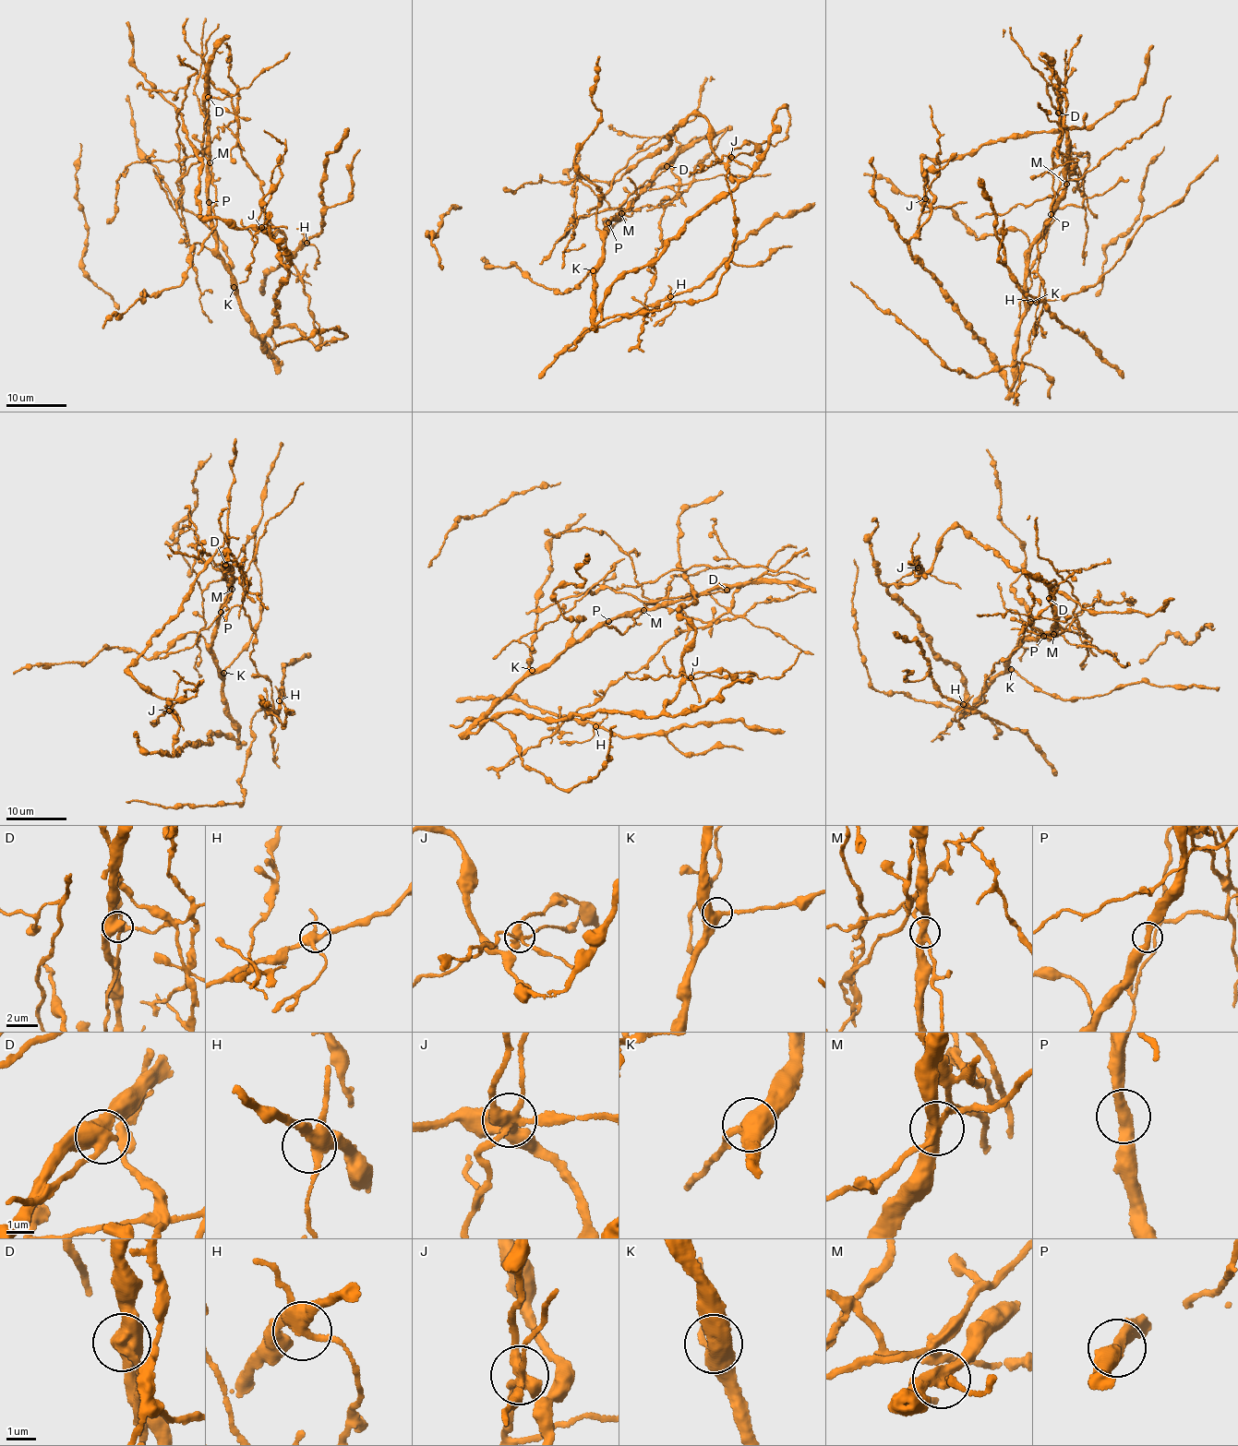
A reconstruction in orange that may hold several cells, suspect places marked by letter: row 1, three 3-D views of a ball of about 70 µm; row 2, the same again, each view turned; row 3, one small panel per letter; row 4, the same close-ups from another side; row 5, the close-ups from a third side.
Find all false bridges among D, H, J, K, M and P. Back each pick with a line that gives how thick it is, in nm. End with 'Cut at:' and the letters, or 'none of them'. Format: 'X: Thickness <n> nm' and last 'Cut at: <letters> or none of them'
D: Thickness 480 nm
J: Thickness 360 nm
M: Thickness 360 nm
Cut at: D, J, M

